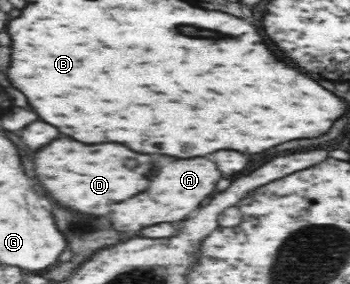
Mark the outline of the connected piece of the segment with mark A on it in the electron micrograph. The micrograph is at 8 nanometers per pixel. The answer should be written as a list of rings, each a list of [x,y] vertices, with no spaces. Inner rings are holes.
[[[156,157],[158,161],[154,163],[154,175],[150,177],[150,185],[144,193],[138,193],[130,197],[128,201],[122,201],[114,205],[114,211],[108,215],[112,227],[120,233],[128,231],[140,231],[148,225],[156,223],[174,223],[174,221],[184,221],[190,211],[194,211],[210,193],[214,193],[216,183],[222,179],[220,173],[216,171],[218,167],[204,159],[174,159],[174,157]]]

